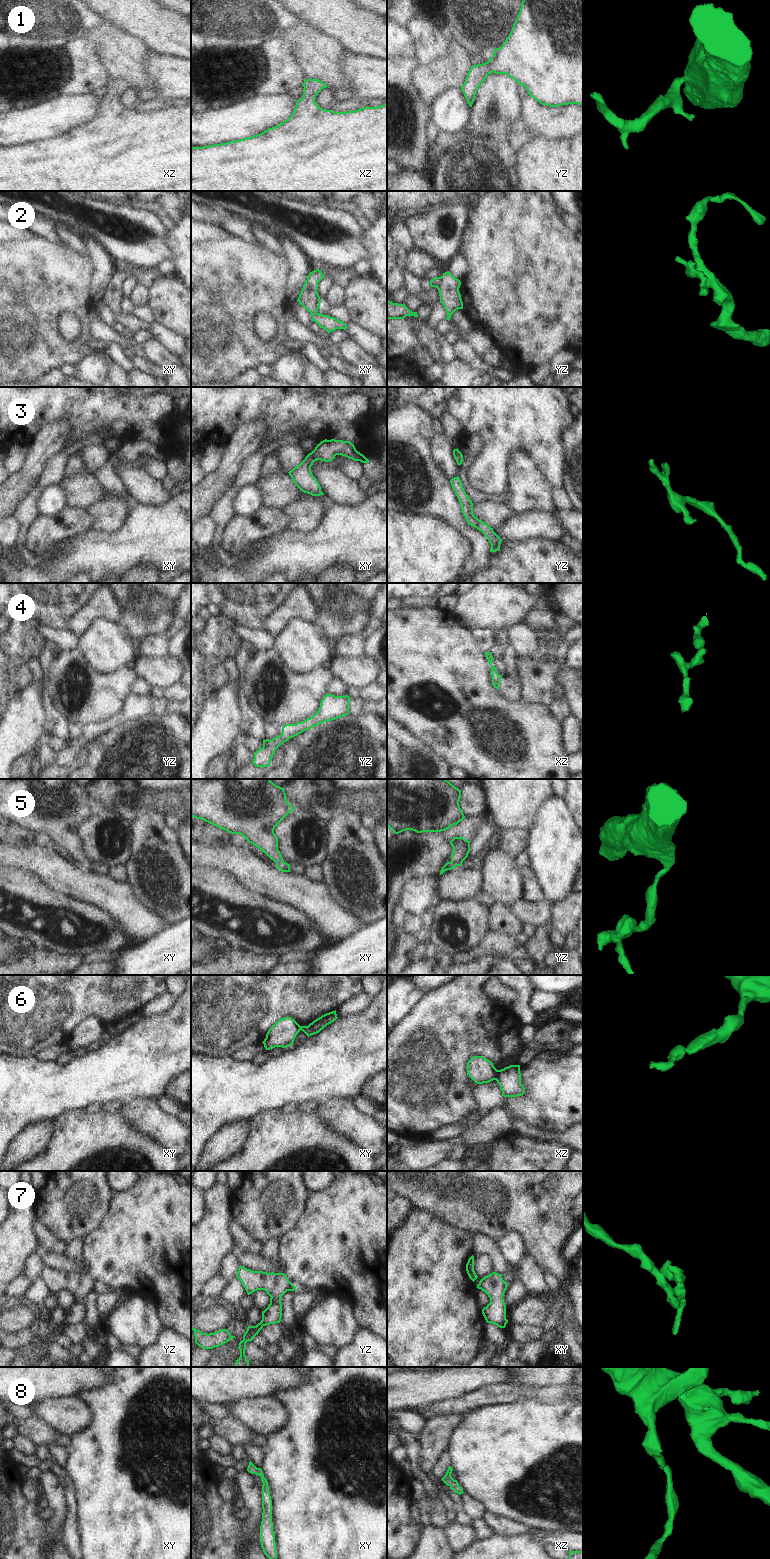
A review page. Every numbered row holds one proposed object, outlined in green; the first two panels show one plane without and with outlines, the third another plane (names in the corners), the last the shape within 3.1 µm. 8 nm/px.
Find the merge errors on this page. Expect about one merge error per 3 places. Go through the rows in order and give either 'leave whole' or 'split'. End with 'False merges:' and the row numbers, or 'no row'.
1: leave whole
2: leave whole
3: leave whole
4: leave whole
5: leave whole
6: split
7: leave whole
8: leave whole
False merges: 6

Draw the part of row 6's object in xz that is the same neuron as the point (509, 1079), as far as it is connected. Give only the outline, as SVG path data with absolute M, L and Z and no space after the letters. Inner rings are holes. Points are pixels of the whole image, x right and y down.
M510 1065L497 1070L495 1080L499 1084L504 1097L517 1097L525 1092L525 1088L521 1084L520 1065Z

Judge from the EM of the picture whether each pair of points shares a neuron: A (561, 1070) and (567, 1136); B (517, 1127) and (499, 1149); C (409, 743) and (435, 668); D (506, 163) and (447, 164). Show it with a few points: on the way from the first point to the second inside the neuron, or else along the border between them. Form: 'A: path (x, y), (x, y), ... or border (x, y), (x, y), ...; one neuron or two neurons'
A: border (572, 1124), (562, 1131), (543, 1130); two neurons
B: border (511, 1130), (517, 1134), (535, 1139); two neurons
C: border (397, 720), (431, 748); two neurons
D: path (491, 163), (462, 164); one neuron

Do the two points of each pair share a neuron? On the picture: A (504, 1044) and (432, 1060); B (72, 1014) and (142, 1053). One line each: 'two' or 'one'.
A: one
B: one

